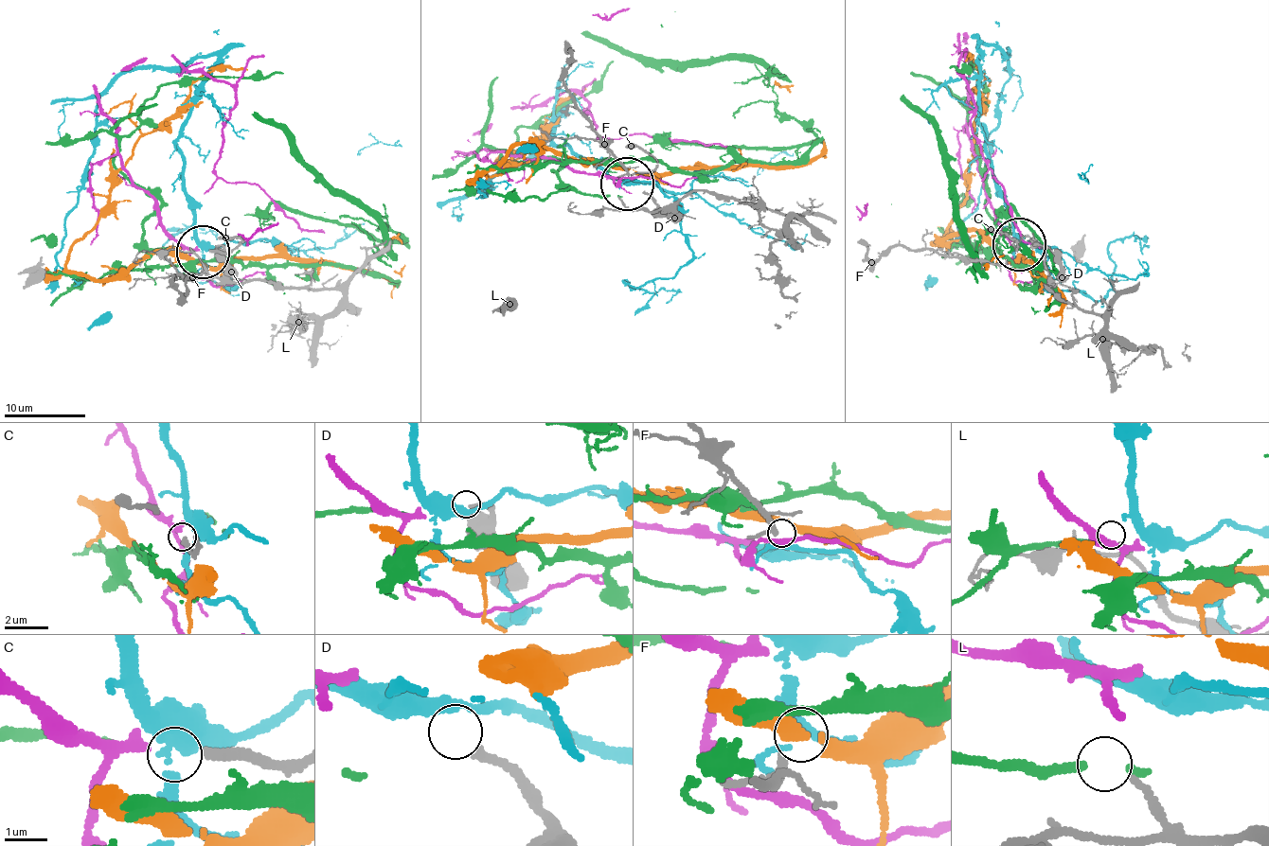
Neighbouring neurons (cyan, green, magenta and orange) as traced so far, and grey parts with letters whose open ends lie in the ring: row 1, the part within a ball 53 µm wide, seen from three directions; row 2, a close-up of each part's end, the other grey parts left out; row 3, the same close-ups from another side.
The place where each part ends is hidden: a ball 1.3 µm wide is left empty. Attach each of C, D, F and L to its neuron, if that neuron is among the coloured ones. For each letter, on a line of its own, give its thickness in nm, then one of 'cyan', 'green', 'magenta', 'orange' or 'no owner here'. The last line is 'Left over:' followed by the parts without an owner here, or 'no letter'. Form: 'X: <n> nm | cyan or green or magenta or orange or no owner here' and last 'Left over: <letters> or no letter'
C: 190 nm | magenta
D: 240 nm | no owner here
F: 160 nm | cyan
L: 140 nm | no owner here
Left over: D, L

